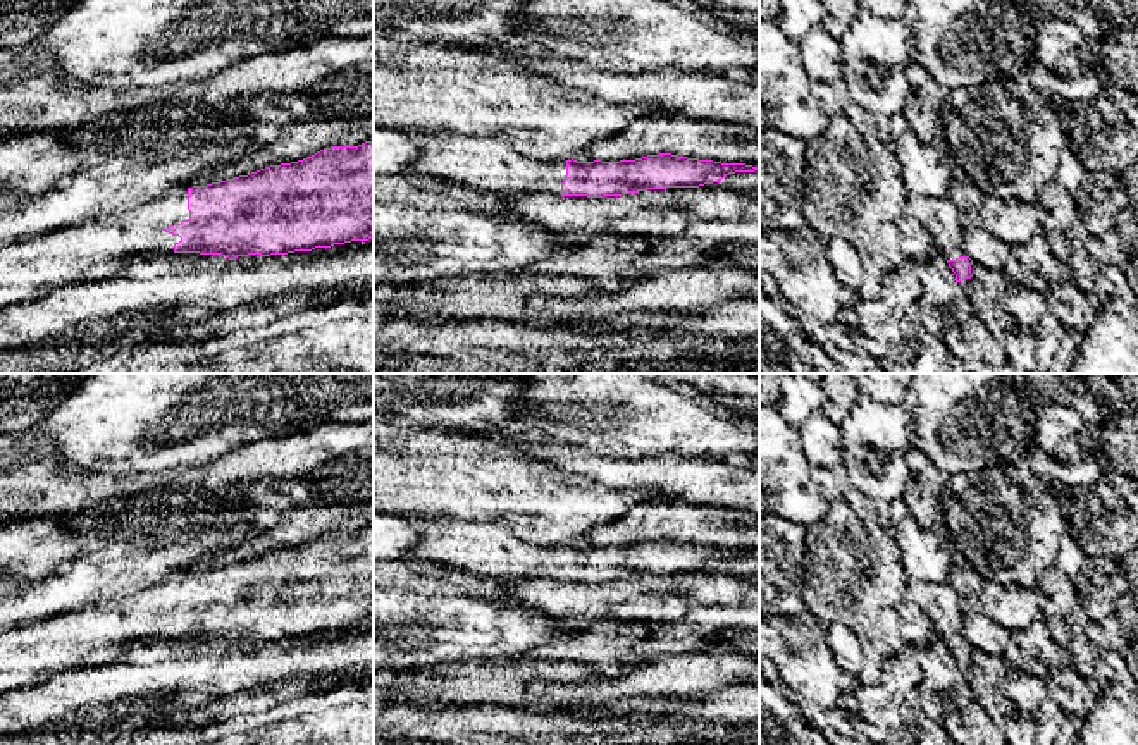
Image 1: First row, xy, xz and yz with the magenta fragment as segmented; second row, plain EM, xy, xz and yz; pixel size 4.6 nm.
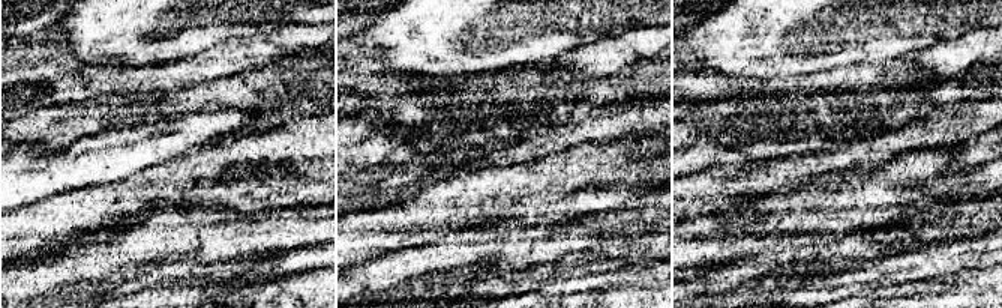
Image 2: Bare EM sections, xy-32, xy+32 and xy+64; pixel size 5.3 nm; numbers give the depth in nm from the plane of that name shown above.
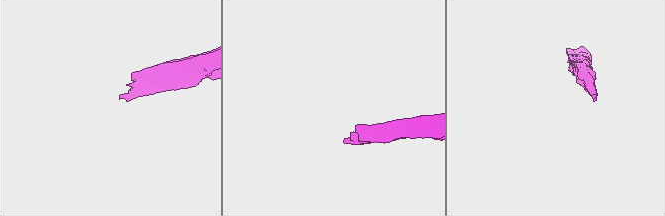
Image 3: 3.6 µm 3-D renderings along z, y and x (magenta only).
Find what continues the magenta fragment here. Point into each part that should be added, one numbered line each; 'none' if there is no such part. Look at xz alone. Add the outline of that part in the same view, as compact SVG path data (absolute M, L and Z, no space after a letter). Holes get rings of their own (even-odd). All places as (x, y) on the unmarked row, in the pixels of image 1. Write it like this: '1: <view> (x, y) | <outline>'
1: xz (488, 549) | M429 521L420 533L418 545L411 551L411 559L432 561L496 580L560 580L566 561L566 545L541 547L529 544L501 523L456 521L442 525Z

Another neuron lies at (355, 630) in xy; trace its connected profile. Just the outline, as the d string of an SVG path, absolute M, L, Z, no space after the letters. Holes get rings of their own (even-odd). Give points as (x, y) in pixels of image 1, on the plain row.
M374 621L368 626L351 626L351 628L344 628L344 630L334 630L331 633L315 633L312 637L298 637L298 640L300 640L298 645L308 645L308 643L312 643L319 638L325 638L325 637L332 637L332 638L336 638L339 635L351 635L353 637L353 635L360 635L360 633L372 630L372 628L374 628Z

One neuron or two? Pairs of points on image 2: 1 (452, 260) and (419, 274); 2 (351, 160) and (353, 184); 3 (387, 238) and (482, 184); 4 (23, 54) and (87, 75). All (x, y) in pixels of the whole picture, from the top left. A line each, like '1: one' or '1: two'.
1: one
2: two
3: one
4: one

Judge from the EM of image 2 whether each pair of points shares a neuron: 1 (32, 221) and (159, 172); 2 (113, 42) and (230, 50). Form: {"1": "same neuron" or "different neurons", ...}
{"1": "same neuron", "2": "different neurons"}

